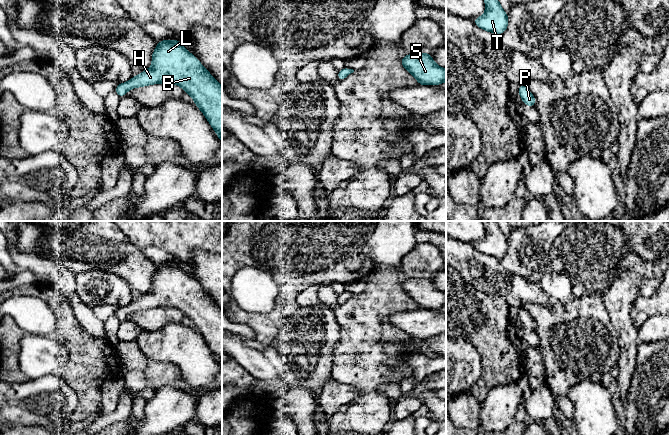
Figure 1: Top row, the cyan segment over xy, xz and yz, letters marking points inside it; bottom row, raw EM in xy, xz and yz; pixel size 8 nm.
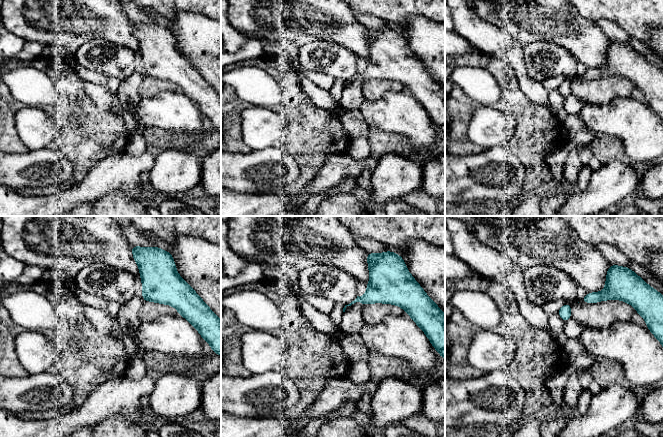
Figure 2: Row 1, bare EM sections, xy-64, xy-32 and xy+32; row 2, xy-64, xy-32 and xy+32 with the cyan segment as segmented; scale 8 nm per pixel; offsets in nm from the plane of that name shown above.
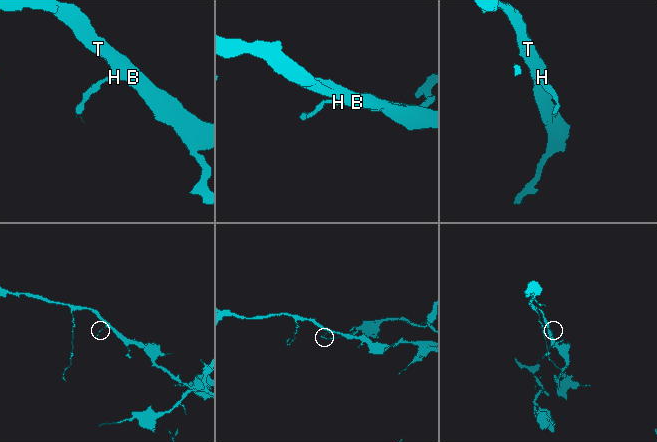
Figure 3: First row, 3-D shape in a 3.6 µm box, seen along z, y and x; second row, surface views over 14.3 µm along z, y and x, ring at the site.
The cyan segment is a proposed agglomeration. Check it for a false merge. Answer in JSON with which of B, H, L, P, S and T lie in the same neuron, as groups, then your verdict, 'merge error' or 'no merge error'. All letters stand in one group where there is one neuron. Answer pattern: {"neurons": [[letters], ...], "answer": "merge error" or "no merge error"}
{"neurons": [["B", "H", "L", "P", "S", "T"]], "answer": "no merge error"}

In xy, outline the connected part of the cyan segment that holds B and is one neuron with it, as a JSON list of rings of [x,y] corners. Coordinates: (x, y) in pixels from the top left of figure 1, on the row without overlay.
[[[178,264],[158,265],[152,278],[152,291],[126,307],[117,308],[115,313],[121,322],[132,312],[158,307],[172,307],[182,311],[194,323],[195,329],[203,336],[222,366],[222,310]]]

